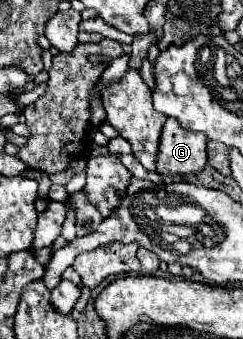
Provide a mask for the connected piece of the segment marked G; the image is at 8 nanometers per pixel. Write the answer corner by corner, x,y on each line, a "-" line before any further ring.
167,118
161,132
157,172
171,176
197,174
207,164
207,136
183,130
177,120

